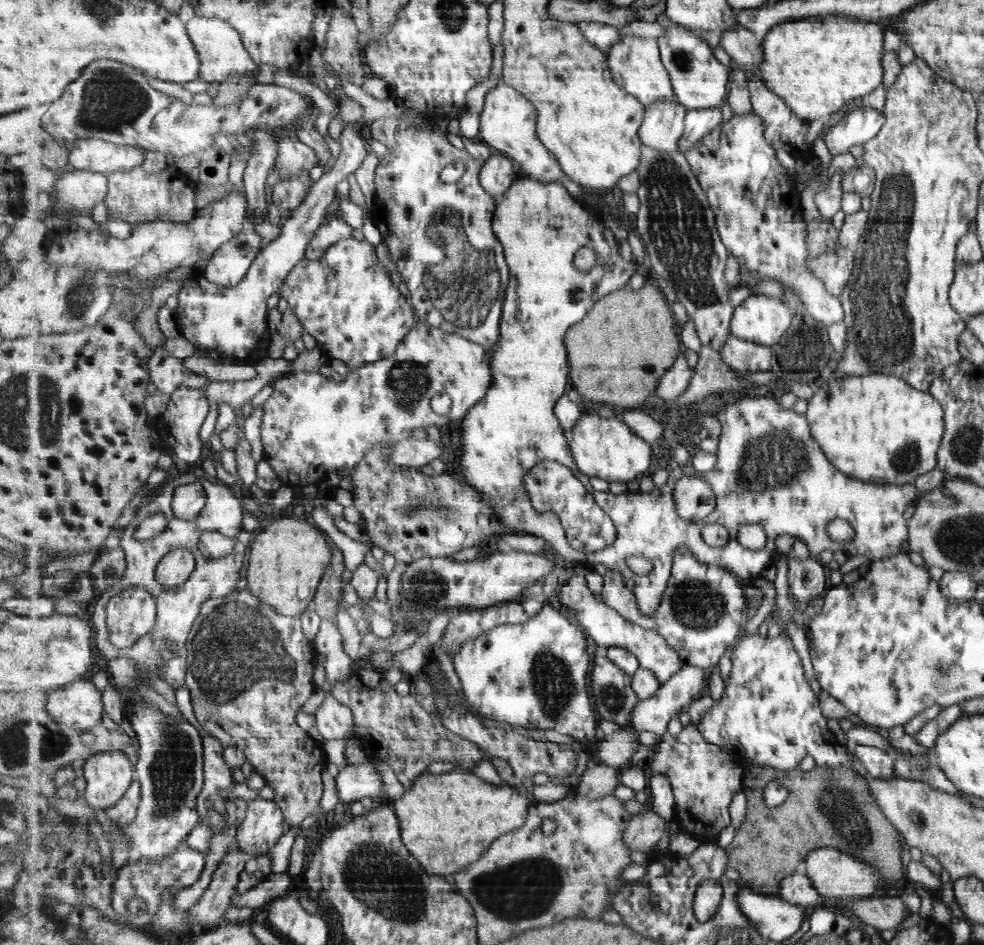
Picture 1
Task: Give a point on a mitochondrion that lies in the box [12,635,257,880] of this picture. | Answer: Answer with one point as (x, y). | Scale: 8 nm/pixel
(171, 770)

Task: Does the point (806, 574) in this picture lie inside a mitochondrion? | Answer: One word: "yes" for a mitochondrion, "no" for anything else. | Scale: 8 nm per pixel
yes

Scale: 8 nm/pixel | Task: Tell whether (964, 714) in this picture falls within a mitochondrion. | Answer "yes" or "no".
no

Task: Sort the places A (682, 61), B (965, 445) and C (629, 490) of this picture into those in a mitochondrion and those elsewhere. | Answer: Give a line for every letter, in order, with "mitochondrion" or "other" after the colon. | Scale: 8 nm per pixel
A: mitochondrion
B: mitochondrion
C: other

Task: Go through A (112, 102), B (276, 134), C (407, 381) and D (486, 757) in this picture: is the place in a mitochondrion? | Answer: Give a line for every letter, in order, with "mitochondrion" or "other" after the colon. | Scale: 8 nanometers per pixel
A: mitochondrion
B: other
C: mitochondrion
D: other

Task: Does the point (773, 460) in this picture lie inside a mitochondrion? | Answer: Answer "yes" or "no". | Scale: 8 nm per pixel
yes

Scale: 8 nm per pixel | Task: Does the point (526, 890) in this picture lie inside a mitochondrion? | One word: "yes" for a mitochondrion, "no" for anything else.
yes

